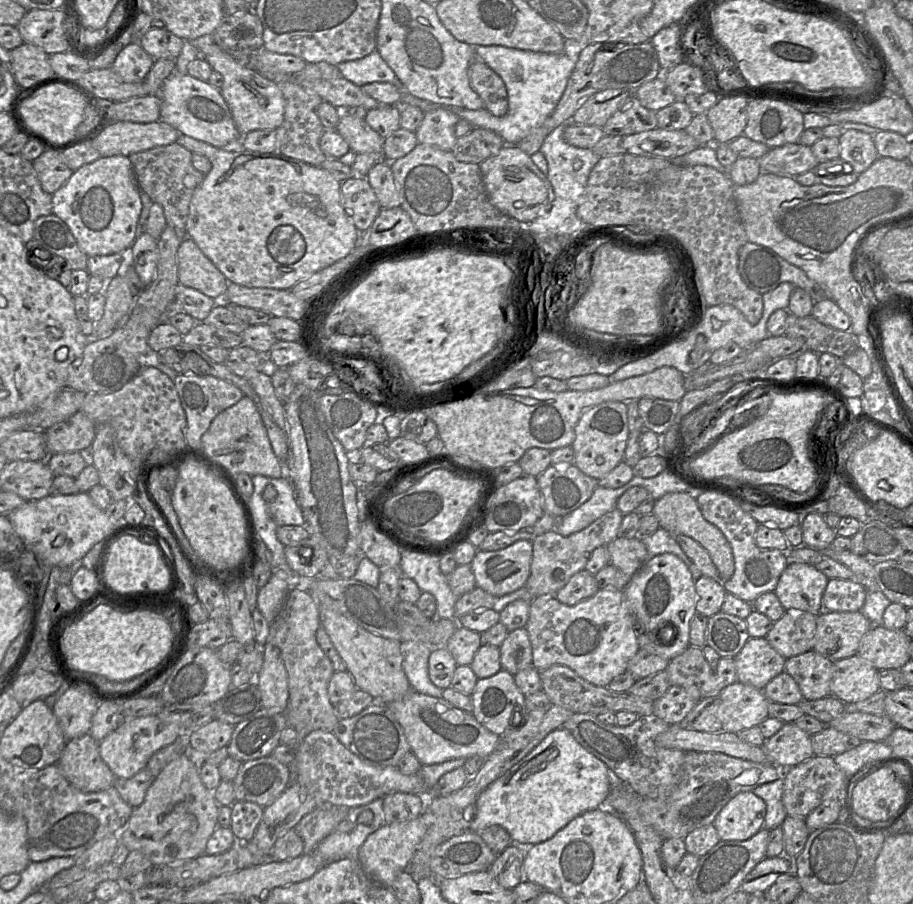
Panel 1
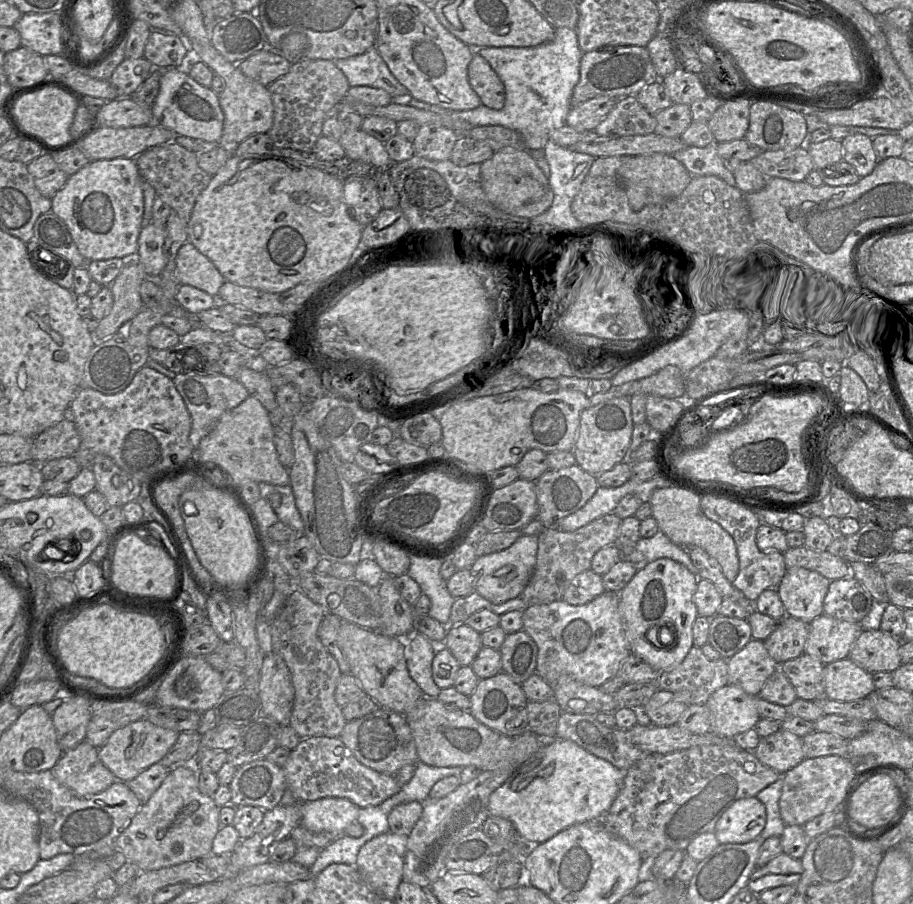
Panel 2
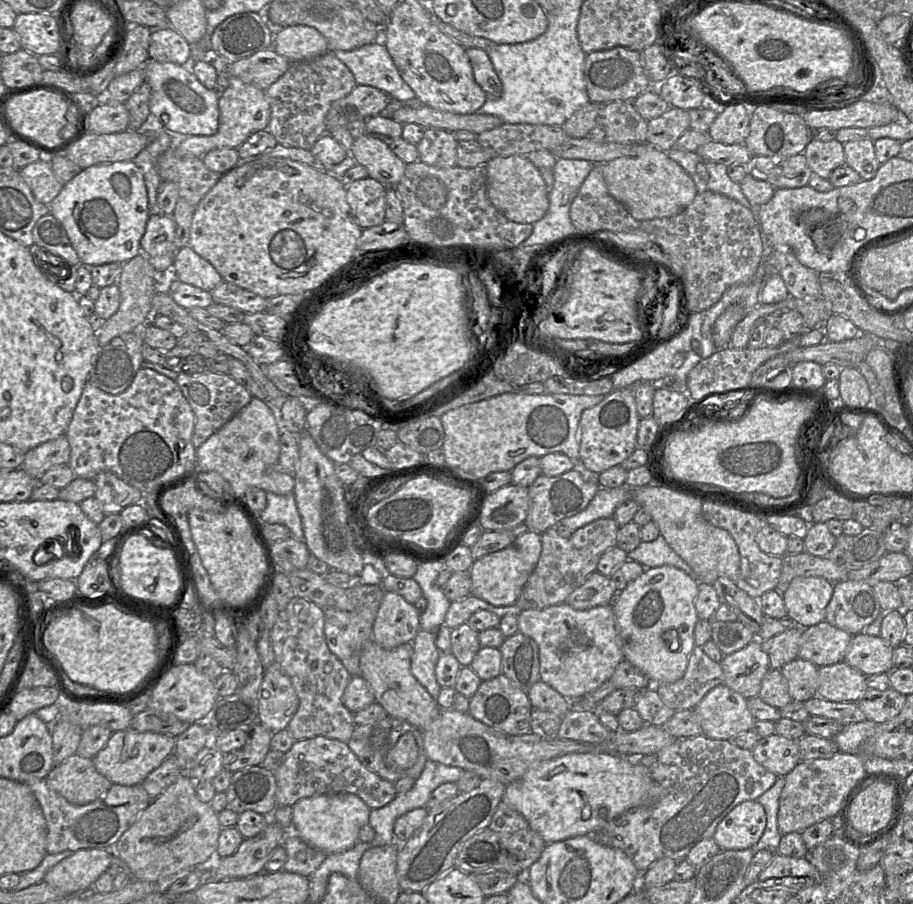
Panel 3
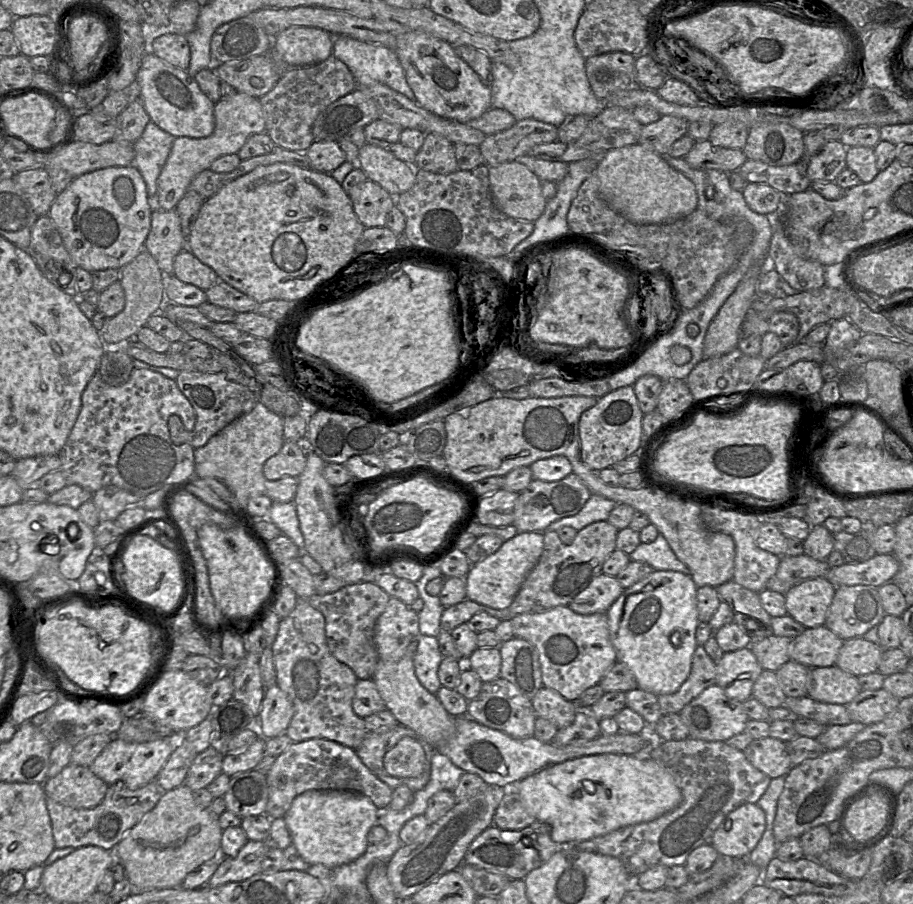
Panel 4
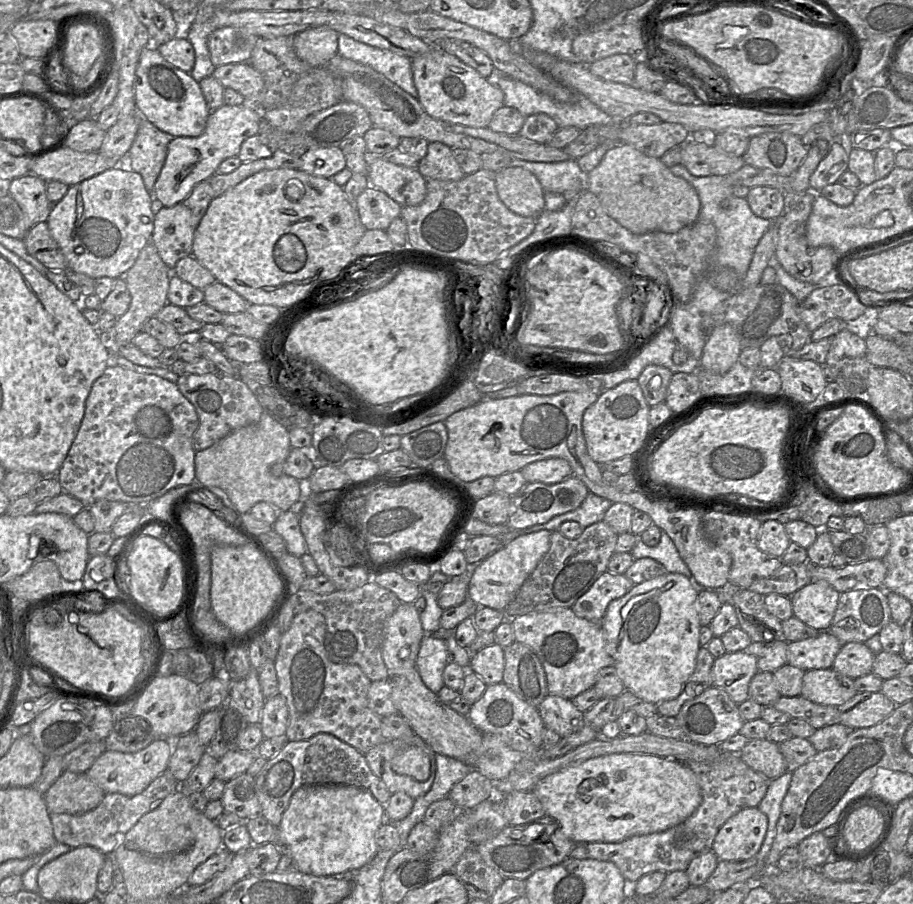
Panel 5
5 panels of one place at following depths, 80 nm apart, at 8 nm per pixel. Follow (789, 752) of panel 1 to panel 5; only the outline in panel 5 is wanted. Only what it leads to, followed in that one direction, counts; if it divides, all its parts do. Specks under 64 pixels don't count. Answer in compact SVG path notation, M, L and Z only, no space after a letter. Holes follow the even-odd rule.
M765 739L749 740L739 752L741 759L754 771L773 780L787 771L779 744Z

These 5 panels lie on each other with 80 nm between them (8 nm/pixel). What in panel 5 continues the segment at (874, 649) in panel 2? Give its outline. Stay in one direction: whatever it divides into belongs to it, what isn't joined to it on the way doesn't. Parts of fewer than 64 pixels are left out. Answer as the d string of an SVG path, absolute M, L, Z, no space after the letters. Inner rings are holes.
M862 642L843 643L834 659L832 669L856 679L872 672L875 655Z

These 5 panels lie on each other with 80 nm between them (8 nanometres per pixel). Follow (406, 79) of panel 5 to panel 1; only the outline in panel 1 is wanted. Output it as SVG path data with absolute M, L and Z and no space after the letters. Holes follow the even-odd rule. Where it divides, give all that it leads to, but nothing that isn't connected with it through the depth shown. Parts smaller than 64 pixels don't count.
M375 49L369 55L336 65L344 78L361 87L373 82L388 82L398 88L402 83Z

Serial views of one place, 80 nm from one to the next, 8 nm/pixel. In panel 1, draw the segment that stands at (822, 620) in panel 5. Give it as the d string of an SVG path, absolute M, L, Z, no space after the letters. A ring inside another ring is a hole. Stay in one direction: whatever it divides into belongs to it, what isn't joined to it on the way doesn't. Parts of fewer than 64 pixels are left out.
M789 562L774 593L785 610L802 610L818 615L824 611L822 597L828 580L813 566Z

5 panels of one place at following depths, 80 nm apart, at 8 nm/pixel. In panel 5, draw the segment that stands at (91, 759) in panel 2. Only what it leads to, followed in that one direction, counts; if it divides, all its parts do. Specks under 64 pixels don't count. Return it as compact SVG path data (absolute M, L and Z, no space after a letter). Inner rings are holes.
M64 771L46 791L44 799L51 813L83 814L96 808L106 793L86 773Z

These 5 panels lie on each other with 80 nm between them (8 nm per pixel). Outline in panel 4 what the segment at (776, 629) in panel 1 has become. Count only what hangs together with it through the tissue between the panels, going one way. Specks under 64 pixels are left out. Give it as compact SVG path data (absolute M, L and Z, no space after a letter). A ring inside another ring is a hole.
M770 635L753 641L749 648L763 670L777 671L790 660L789 649L793 638Z

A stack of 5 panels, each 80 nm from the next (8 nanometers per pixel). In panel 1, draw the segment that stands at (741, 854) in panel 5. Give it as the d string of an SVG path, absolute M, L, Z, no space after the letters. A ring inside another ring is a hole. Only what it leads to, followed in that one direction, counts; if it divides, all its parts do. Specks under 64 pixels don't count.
M740 792L716 816L713 825L722 841L743 841L764 825L766 803L753 792Z

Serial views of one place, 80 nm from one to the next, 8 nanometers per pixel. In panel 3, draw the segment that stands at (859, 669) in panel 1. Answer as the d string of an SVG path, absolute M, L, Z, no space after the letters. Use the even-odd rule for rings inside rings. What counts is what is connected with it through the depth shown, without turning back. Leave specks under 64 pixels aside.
M845 661L818 669L817 696L823 699L857 703L867 690L865 675Z

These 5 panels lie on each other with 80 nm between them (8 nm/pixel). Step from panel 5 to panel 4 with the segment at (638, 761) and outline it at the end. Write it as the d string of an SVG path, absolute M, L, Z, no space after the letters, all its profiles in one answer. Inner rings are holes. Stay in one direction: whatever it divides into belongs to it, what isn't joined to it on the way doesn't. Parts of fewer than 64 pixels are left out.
M604 753L546 766L508 788L516 791L526 810L550 826L555 842L574 844L620 828L652 821L682 801L673 775L646 756Z

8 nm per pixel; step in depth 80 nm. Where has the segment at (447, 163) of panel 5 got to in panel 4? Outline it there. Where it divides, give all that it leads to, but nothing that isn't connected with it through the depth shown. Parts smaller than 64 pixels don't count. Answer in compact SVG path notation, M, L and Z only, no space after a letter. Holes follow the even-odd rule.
M426 133L424 143L416 154L415 168L442 175L457 171L459 168L455 157L454 144L439 134Z

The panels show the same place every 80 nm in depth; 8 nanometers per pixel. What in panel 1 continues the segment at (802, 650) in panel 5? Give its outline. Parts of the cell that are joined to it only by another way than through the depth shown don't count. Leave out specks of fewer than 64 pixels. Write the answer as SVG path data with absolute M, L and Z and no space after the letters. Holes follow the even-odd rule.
M822 611L817 615L814 651L831 661L857 654L860 642L872 627L860 611Z

